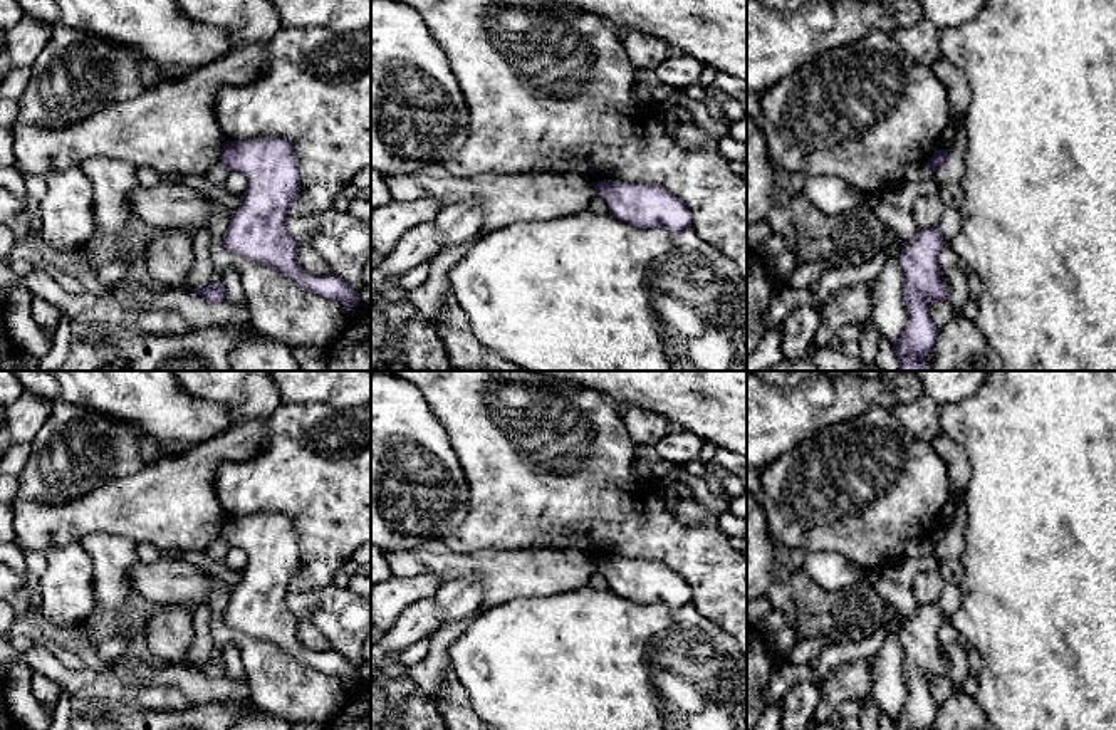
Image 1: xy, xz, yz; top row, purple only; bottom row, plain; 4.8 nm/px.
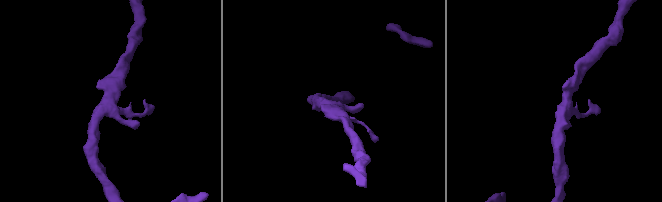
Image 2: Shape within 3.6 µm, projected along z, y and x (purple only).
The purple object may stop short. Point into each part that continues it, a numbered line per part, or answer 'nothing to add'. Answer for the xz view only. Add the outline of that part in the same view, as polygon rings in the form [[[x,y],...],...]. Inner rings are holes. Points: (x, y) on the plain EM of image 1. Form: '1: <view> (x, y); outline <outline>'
nothing to add

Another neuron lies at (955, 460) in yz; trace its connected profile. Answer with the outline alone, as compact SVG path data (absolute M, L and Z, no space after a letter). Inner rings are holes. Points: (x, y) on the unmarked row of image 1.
M941 433L933 446L945 463L947 472L952 477L952 493L950 500L945 505L943 512L938 517L936 525L950 525L955 515L955 508L958 505L958 495L967 492L968 478L970 478L970 461L963 448L947 433Z

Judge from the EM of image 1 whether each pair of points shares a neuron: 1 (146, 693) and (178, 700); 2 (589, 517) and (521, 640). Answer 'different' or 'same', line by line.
1: same
2: different

